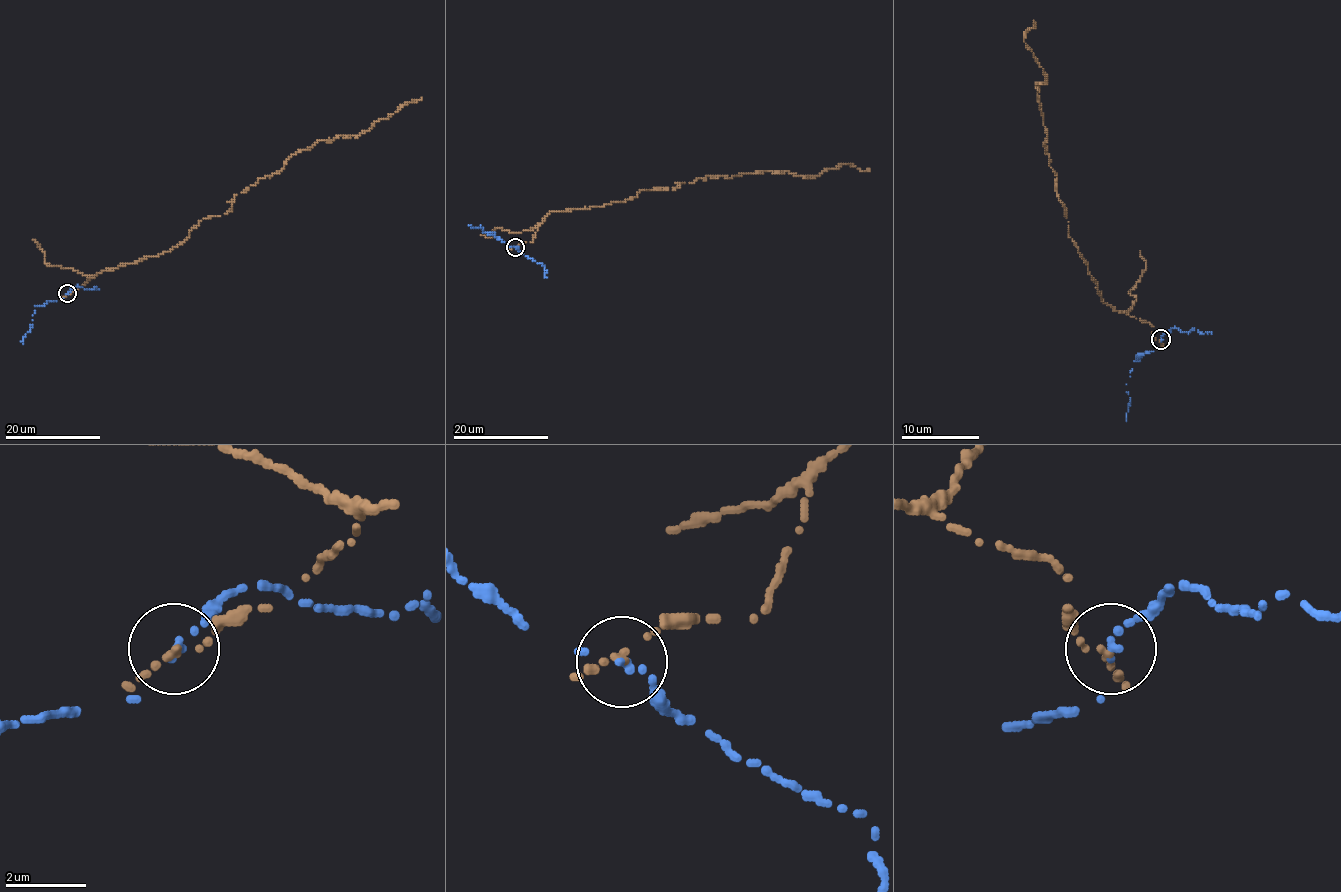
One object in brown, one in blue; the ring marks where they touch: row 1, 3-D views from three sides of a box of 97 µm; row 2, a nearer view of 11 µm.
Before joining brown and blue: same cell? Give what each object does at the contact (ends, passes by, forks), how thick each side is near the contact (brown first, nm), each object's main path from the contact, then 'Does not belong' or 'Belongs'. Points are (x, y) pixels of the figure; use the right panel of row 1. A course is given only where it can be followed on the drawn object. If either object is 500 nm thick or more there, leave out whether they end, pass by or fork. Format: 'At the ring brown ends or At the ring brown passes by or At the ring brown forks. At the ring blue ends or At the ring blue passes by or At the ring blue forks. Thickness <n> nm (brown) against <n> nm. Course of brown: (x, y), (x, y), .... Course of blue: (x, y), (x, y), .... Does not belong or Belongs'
At the ring brown ends. At the ring blue ends. Thickness 190 nm (brown) against 190 nm. Course of brown: (1161, 340), (1149, 324), (1103, 301), (1068, 235), (1045, 152), (1037, 90), (1043, 68), (1024, 41), (1033, 20). Course of blue: (1161, 340), (1159, 349), (1144, 353), (1134, 361), (1126, 384), (1130, 398), (1126, 421). Does not belong

